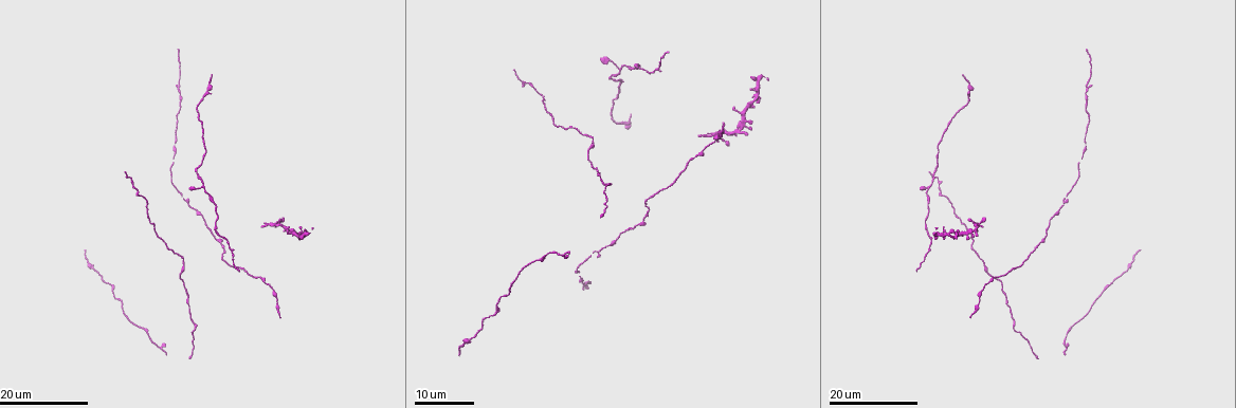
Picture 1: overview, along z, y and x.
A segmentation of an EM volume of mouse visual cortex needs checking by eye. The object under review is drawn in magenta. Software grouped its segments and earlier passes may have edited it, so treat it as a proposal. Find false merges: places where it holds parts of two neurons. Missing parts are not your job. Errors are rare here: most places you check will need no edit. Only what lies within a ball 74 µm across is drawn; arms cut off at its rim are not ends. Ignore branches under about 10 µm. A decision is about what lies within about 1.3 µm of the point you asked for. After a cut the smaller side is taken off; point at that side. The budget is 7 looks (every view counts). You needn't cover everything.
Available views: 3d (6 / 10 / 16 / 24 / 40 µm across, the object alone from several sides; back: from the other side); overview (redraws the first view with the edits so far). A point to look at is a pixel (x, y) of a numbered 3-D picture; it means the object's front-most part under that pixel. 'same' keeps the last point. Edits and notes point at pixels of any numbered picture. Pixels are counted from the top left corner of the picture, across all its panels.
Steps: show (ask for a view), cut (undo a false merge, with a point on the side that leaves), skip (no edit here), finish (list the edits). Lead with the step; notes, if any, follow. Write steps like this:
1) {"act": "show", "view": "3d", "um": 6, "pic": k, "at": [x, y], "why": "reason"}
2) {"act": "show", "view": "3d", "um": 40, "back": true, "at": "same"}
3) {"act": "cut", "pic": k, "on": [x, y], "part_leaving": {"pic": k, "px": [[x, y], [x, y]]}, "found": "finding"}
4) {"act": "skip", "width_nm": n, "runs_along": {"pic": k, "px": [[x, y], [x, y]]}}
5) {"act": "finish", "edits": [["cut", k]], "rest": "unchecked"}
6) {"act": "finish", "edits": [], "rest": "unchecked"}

{"act": "show", "view": "3d", "um": 24, "pic": 1, "at": [215, 207]}

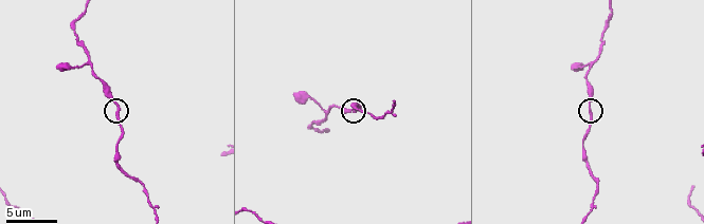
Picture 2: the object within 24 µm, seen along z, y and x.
{"act": "show", "view": "3d", "um": 10, "pic": 2, "at": [588, 104], "why": "closer look"}

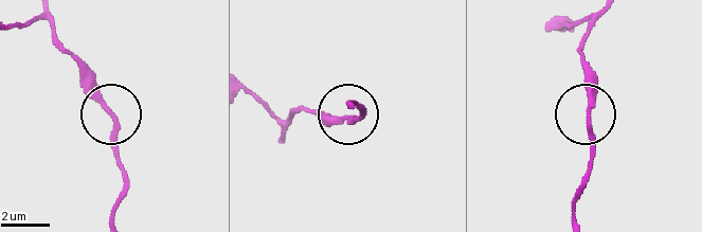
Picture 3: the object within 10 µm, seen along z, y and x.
{"act": "skip", "width_nm": 190, "found": "one neuron here"}

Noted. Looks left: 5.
{"act": "show", "view": "3d", "um": 16, "pic": 1, "at": [260, 226]}

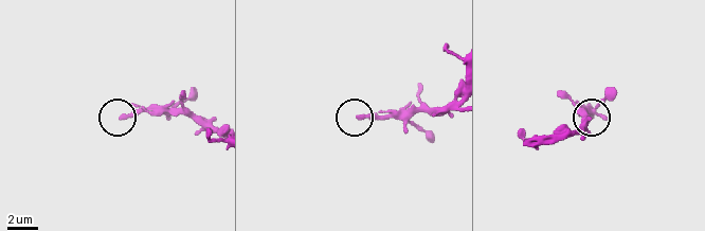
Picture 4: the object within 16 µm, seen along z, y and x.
{"act": "show", "view": "3d", "um": 6, "pic": 4, "at": [120, 118]}

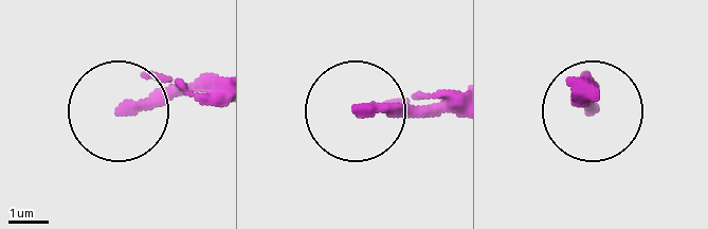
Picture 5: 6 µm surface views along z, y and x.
{"act": "skip", "found": "all the same neuron"}

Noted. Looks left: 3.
{"act": "show", "view": "3d", "um": 16, "pic": 1, "at": [193, 329], "why": "thick turns thin"}

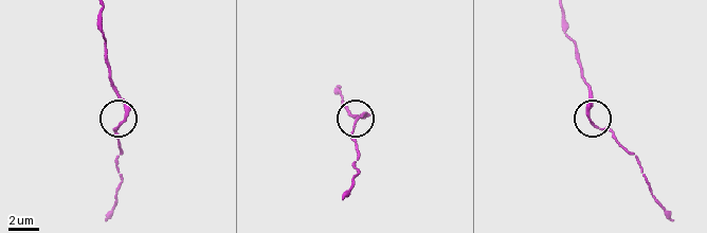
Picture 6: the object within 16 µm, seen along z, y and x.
{"act": "show", "view": "3d", "um": 6, "pic": 6, "at": [124, 116]}

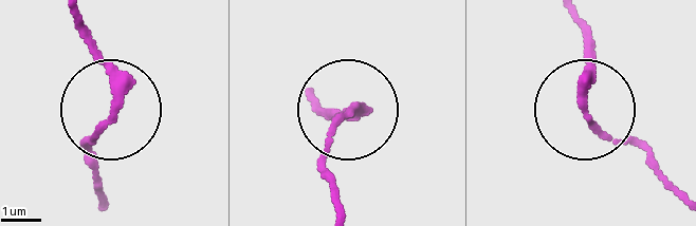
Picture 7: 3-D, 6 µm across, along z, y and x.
{"act": "show", "view": "3d", "um": 6, "back": true, "pic": 7, "at": [585, 113], "why": "other side"}

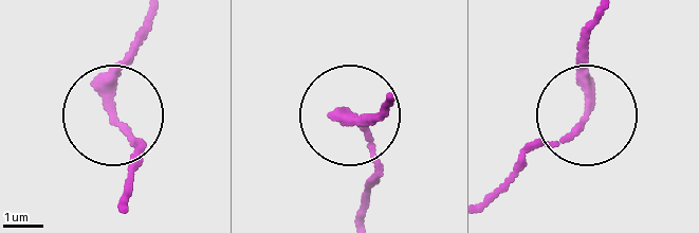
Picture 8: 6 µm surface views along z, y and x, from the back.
{"act": "skip", "found": "continuous, no second neuron"}

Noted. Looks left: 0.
{"act": "finish", "edits": [], "rest": "unchecked"}

